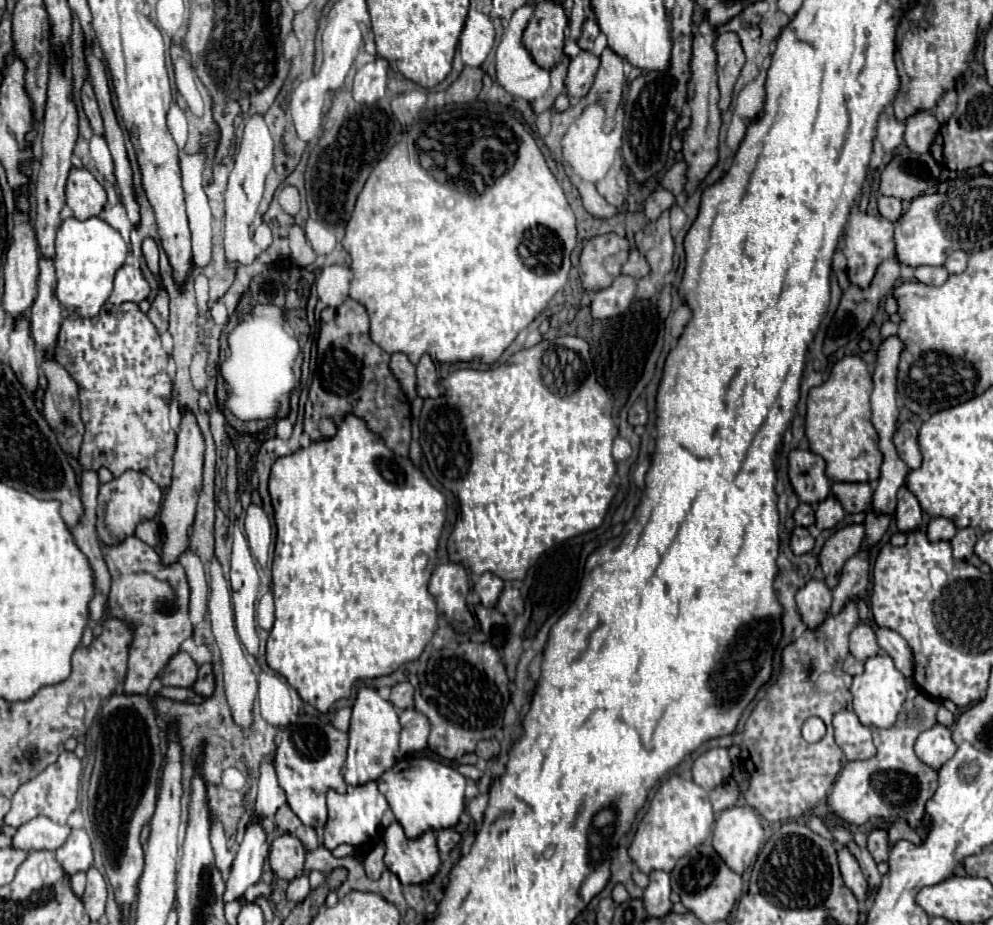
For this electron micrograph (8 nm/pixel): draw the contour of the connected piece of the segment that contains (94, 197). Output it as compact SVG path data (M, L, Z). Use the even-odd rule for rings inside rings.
M72 168L66 184L66 204L74 212L74 218L88 220L102 212L106 192L88 170Z

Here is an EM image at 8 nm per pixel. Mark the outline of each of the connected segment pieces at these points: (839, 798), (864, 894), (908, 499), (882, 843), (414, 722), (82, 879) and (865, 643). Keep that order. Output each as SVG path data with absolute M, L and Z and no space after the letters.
M920 692L914 700L906 702L892 728L872 728L878 748L876 756L862 762L848 762L828 796L828 806L840 820L860 826L878 816L886 822L904 818L912 828L922 826L924 804L936 792L938 772L926 772L928 768L914 756L914 742L922 730L936 726L938 706L938 700Z
M838 846L838 862L840 862L840 872L842 872L846 886L852 890L858 902L864 902L868 898L868 882L864 874L860 872L856 858L846 848Z
M902 486L898 492L898 506L896 506L894 518L900 532L916 530L922 524L922 508L916 496L906 486Z
M874 828L868 834L868 850L870 850L870 854L874 856L876 862L888 860L890 846L888 846L888 830L886 828Z
M414 708L400 710L400 724L402 724L402 736L400 736L400 752L402 754L414 754L428 746L428 734L430 724L426 716L416 712Z
M76 872L70 876L70 884L72 884L72 890L76 896L82 896L84 894L84 888L86 888L86 874L84 872Z
M858 624L852 630L852 634L850 634L850 654L856 656L856 660L866 660L866 658L878 654L876 634L868 624Z

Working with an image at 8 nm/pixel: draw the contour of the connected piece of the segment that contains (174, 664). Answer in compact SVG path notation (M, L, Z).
M178 652L176 656L172 656L166 664L166 668L160 672L160 682L162 686L180 686L180 688L188 688L194 684L198 676L198 666L196 662L186 654L186 652Z

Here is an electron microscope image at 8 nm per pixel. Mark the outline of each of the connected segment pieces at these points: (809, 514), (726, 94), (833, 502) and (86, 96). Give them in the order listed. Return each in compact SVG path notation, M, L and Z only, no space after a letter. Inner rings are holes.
M802 502L802 504L796 508L796 512L794 512L794 520L796 520L796 524L800 524L800 526L804 526L804 528L808 528L810 524L814 524L814 510L812 510L812 506Z
M734 32L720 34L714 44L716 58L718 58L718 88L720 88L720 110L728 110L732 100L732 88L734 82L744 66L744 52L740 46L740 40Z
M828 496L826 500L822 500L816 506L816 526L818 526L818 530L834 528L842 518L844 518L844 508L834 496Z
M86 78L84 86L82 86L82 106L84 106L84 112L92 124L92 130L94 134L102 134L104 128L102 128L102 116L100 116L100 110L98 110L98 104L96 104L96 96L94 96L94 90L92 90L92 84L90 80Z

